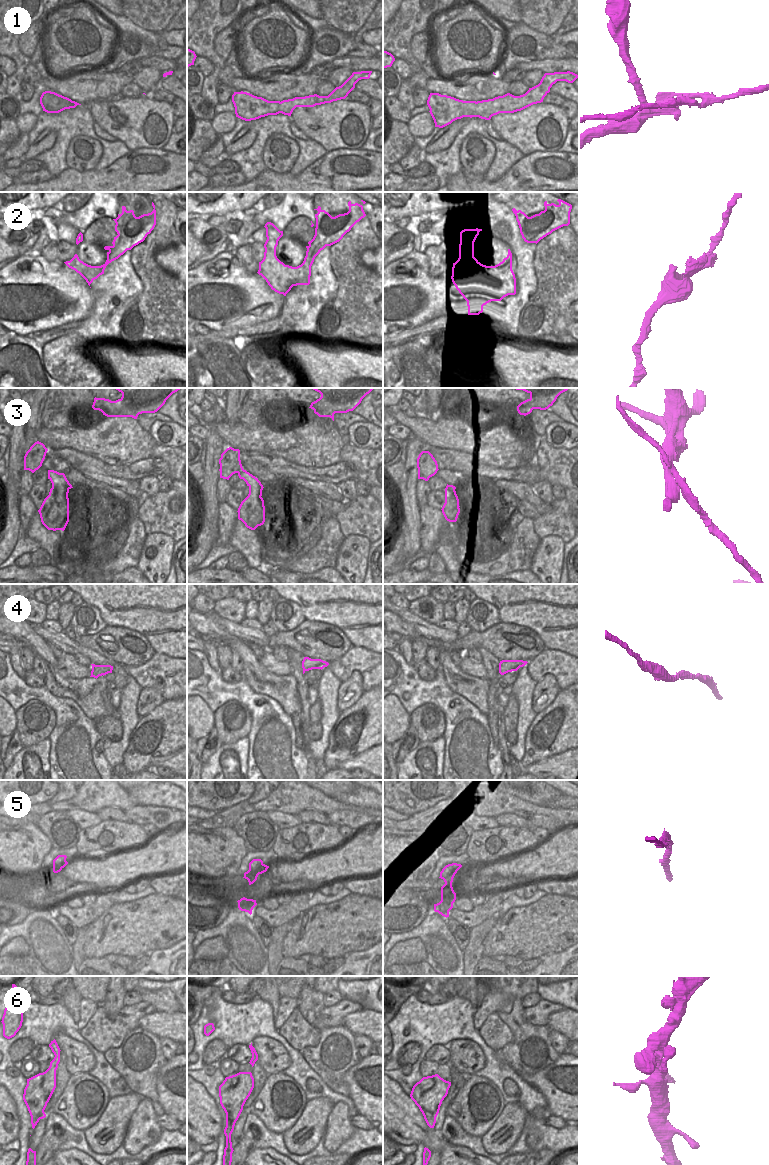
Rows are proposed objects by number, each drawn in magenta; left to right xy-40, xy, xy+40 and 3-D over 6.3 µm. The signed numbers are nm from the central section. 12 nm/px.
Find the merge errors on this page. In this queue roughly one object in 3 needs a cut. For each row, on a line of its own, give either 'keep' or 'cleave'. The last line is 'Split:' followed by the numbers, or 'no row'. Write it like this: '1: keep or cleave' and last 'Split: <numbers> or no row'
1: cleave
2: keep
3: cleave
4: keep
5: keep
6: keep
Split: 1, 3

